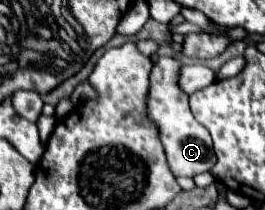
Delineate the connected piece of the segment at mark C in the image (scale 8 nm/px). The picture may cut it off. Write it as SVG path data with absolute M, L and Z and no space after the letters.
M160 57L154 63L154 69L150 73L150 89L146 97L146 111L148 117L156 123L158 135L166 153L166 161L174 177L194 177L198 173L206 173L216 163L216 155L212 149L212 137L210 133L192 117L188 107L188 95L178 87L182 63L172 57Z

